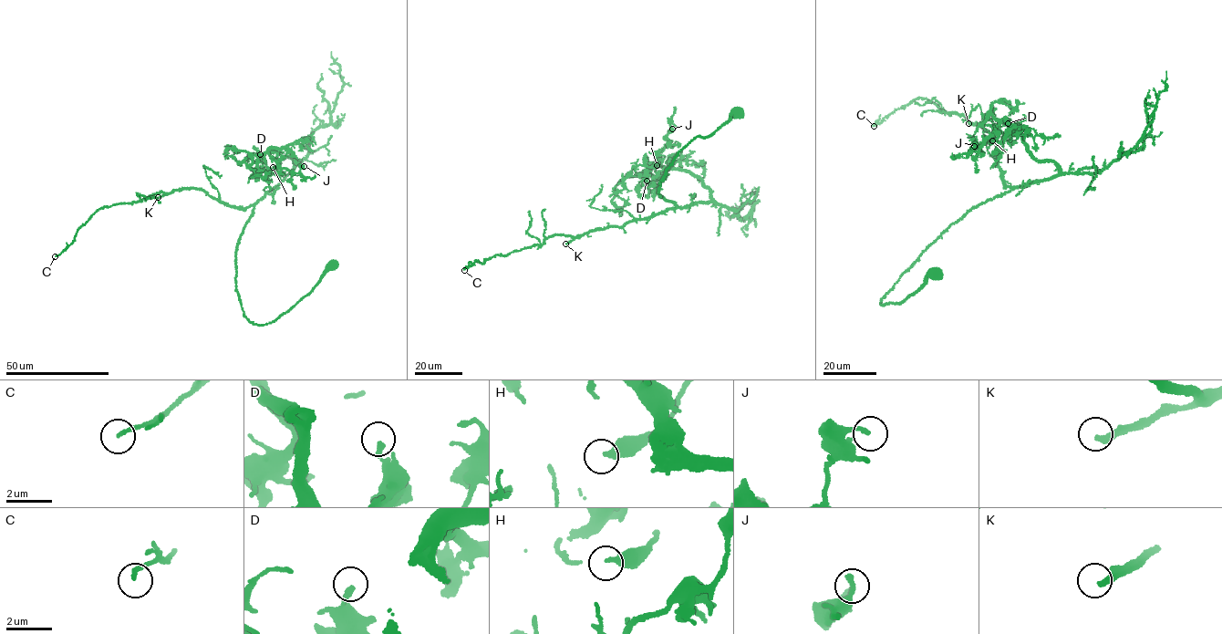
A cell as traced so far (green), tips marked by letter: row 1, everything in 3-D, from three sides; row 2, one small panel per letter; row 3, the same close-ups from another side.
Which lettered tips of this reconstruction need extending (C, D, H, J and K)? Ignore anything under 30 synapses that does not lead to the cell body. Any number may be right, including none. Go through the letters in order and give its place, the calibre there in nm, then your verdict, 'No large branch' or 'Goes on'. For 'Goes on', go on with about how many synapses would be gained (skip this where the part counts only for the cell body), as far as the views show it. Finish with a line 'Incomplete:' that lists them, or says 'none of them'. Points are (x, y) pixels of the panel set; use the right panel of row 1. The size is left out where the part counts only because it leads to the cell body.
C: Place: (874, 126). Thickness 160 nm. No large branch
D: Place: (1008, 123). Thickness 200 nm. No large branch
H: Place: (992, 140). Thickness 320 nm. No large branch
J: Place: (974, 146). Thickness 180 nm. No large branch
K: Place: (968, 123). Thickness 280 nm. Goes on. Roughly 30 synapses
Incomplete: K

